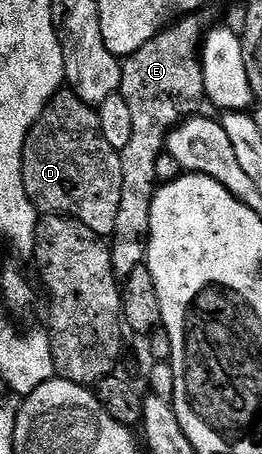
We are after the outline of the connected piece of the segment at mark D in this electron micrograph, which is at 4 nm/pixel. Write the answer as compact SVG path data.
M57 92L32 126L22 155L22 181L28 198L39 213L71 216L73 220L84 222L84 226L88 226L88 230L92 230L97 236L113 236L116 214L120 210L122 157L119 149L108 146L102 136L97 111L91 105L85 104L74 92Z

